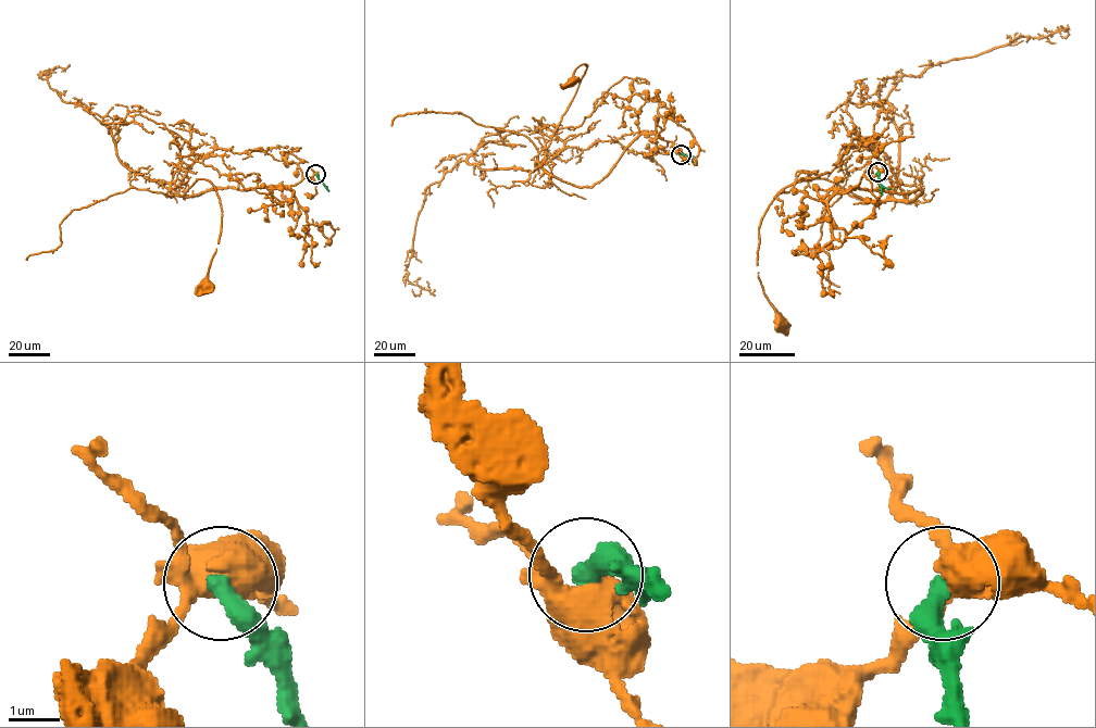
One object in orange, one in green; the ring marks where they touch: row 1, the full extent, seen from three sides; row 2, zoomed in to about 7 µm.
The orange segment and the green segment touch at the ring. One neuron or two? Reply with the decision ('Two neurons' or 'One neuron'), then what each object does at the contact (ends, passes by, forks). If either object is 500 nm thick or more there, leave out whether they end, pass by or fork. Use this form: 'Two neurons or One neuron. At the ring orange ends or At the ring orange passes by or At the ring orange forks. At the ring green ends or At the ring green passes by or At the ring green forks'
Two neurons. At the ring orange forks. At the ring green ends

